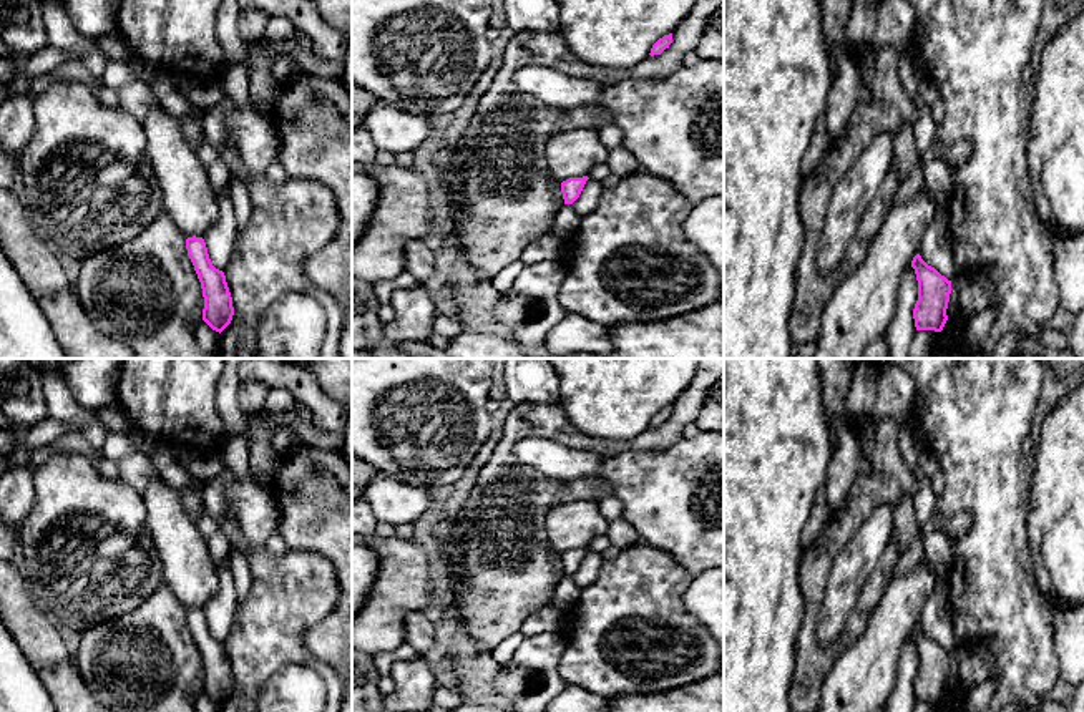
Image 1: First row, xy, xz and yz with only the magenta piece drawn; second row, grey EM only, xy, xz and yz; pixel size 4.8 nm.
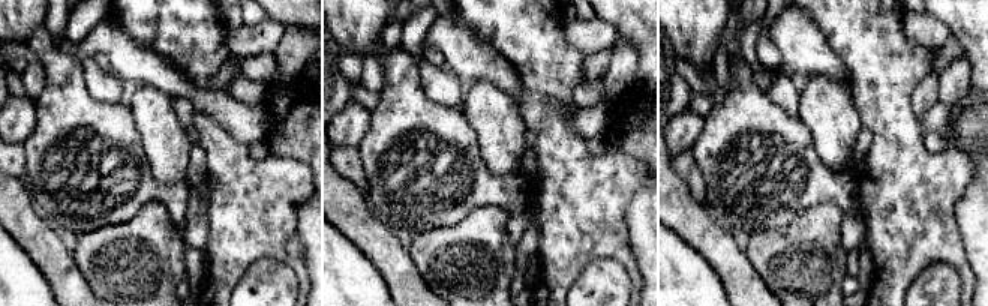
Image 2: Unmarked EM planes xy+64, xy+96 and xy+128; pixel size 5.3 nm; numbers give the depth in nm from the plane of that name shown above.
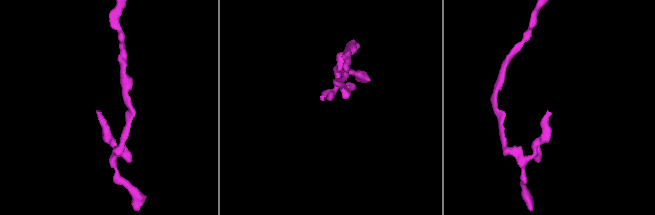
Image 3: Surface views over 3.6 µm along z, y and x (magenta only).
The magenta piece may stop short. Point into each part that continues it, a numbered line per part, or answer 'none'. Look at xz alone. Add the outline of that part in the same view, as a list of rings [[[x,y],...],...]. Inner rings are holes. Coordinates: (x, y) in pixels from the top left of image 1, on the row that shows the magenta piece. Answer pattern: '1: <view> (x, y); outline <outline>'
none

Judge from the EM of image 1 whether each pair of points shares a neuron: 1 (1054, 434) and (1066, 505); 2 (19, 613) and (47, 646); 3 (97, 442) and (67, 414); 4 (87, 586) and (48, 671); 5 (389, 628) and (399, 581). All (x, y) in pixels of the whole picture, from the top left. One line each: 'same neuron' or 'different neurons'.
1: same neuron
2: same neuron
3: same neuron
4: different neurons
5: same neuron

